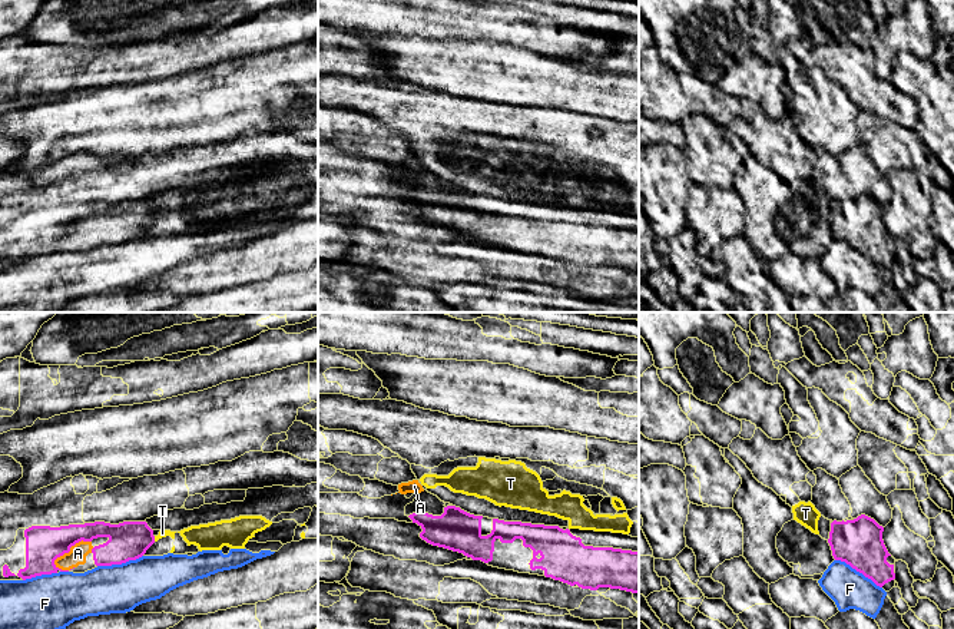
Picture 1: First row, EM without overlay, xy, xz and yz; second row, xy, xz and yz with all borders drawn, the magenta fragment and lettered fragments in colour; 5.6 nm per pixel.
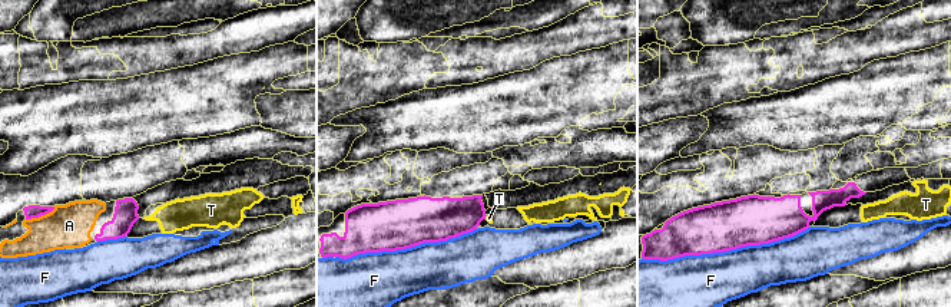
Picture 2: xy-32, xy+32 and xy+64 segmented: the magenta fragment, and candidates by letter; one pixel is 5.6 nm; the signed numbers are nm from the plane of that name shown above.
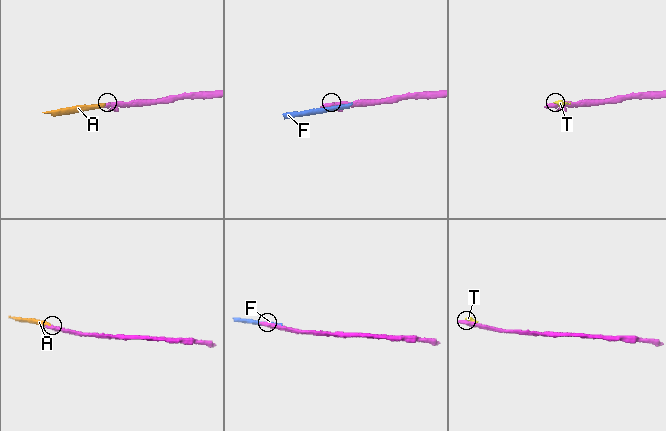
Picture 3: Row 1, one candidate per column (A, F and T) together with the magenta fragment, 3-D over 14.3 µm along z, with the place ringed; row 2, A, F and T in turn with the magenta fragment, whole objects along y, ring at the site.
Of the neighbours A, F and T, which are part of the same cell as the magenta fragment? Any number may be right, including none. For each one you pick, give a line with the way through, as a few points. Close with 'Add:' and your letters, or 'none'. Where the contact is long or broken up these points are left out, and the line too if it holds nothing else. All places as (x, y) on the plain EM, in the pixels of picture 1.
Add: A

